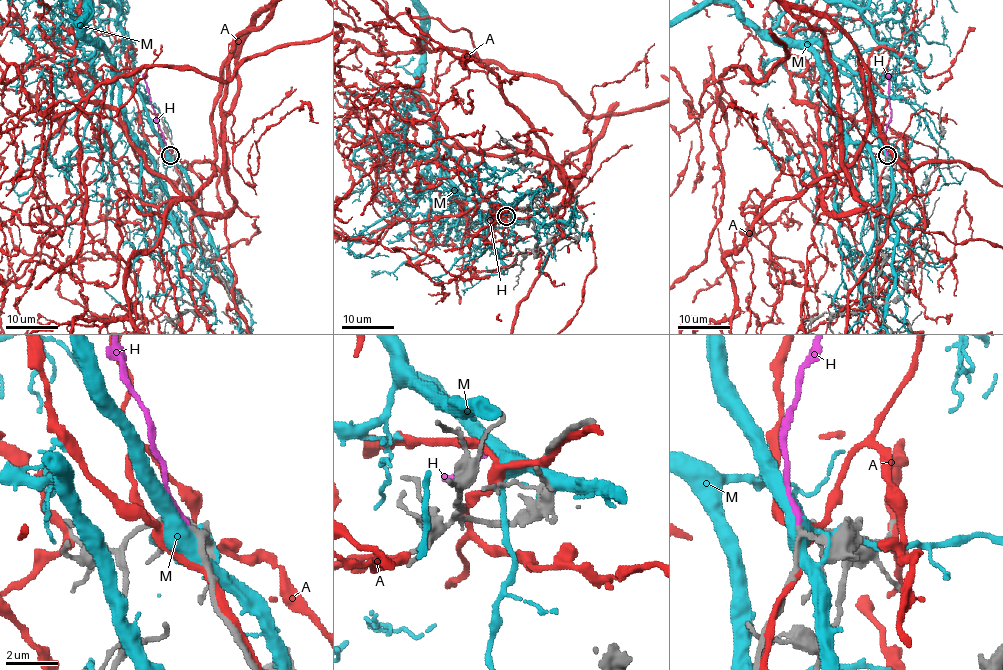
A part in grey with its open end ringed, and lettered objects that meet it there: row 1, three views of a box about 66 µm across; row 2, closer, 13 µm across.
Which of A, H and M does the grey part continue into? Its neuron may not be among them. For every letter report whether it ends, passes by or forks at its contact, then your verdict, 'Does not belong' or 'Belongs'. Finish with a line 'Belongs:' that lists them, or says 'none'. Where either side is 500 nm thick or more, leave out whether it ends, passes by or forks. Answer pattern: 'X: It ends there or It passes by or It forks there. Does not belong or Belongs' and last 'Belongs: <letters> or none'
A: It forks there. Does not belong
H: It ends there. Belongs
M: Does not belong
Belongs: H

